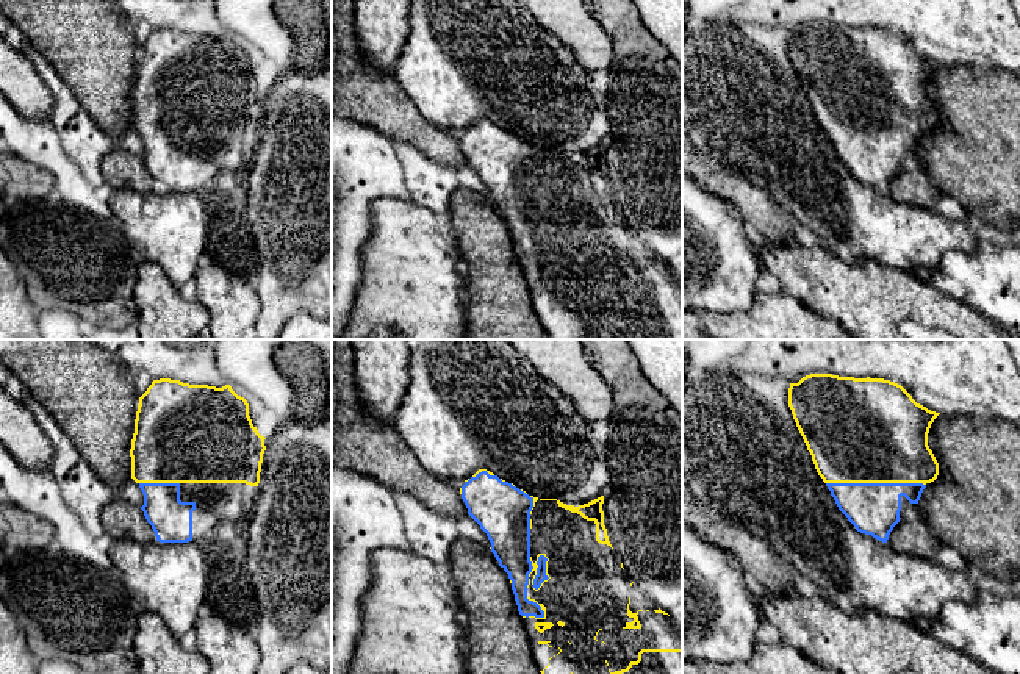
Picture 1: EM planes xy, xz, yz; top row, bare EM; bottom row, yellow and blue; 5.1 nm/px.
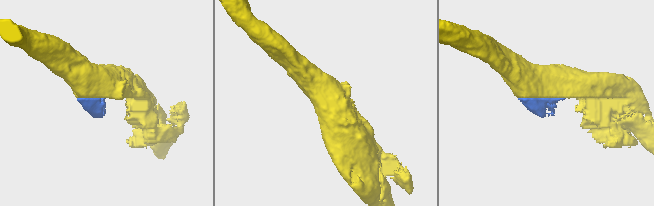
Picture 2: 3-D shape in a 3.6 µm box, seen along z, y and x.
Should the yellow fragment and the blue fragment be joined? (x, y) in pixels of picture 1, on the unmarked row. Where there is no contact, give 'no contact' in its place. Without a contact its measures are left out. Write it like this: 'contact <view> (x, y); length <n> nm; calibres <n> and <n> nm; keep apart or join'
contact yz (876, 132); length 500 nm; calibres 500 and 280 nm; join

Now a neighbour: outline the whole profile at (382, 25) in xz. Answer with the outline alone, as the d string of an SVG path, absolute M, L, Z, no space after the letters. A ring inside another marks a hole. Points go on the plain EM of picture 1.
M354 0L354 23L366 64L393 77L408 34L410 0Z

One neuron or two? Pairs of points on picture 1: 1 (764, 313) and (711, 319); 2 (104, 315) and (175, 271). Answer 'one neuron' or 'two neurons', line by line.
1: one neuron
2: two neurons

